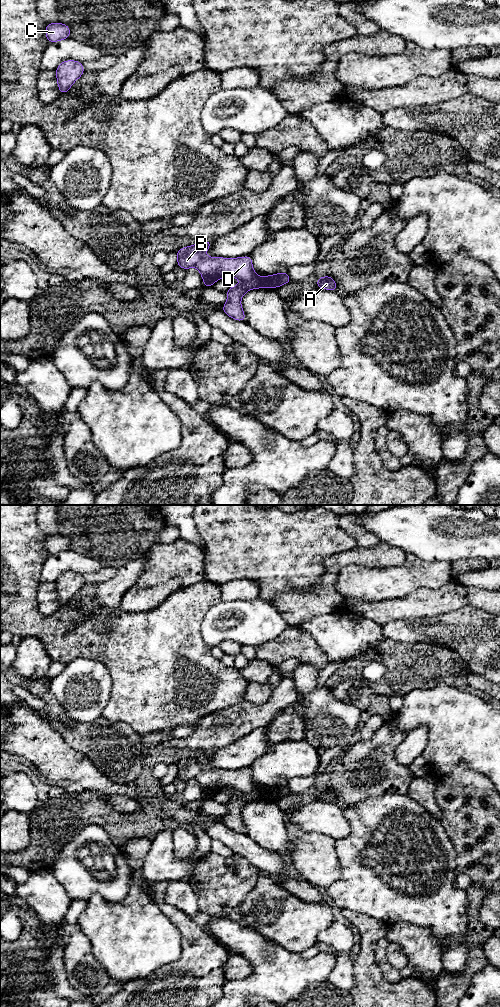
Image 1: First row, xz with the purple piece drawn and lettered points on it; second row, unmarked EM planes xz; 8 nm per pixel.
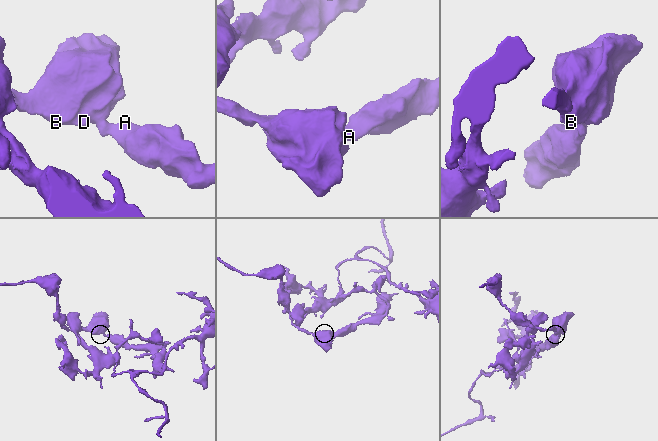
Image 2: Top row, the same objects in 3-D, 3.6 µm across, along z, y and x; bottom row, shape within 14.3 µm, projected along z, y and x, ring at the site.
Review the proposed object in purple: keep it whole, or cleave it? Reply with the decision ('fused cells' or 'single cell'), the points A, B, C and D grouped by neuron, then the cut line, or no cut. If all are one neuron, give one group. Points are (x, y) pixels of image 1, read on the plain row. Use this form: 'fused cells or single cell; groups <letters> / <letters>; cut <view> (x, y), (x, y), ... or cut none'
fused cells; groups A C / B D; cut xz (275, 786), (275, 797), (277, 799)

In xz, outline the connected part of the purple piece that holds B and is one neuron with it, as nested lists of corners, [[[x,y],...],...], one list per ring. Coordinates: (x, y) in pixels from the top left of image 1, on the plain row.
[[[203,752],[178,761],[176,778],[185,783],[191,779],[197,780],[202,788],[204,800],[213,799],[217,792],[224,789],[238,790],[241,796],[234,797],[225,804],[227,814],[221,822],[233,832],[246,834],[246,827],[241,818],[242,808],[252,801],[277,801],[276,786],[259,789],[254,783],[251,767],[236,770],[206,769],[204,766],[211,757],[211,752]]]

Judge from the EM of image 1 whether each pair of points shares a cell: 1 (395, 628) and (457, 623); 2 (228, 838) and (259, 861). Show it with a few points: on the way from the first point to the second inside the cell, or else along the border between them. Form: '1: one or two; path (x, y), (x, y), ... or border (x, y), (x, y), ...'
1: one; path (410, 628), (442, 628)
2: one; path (236, 842), (251, 853)

